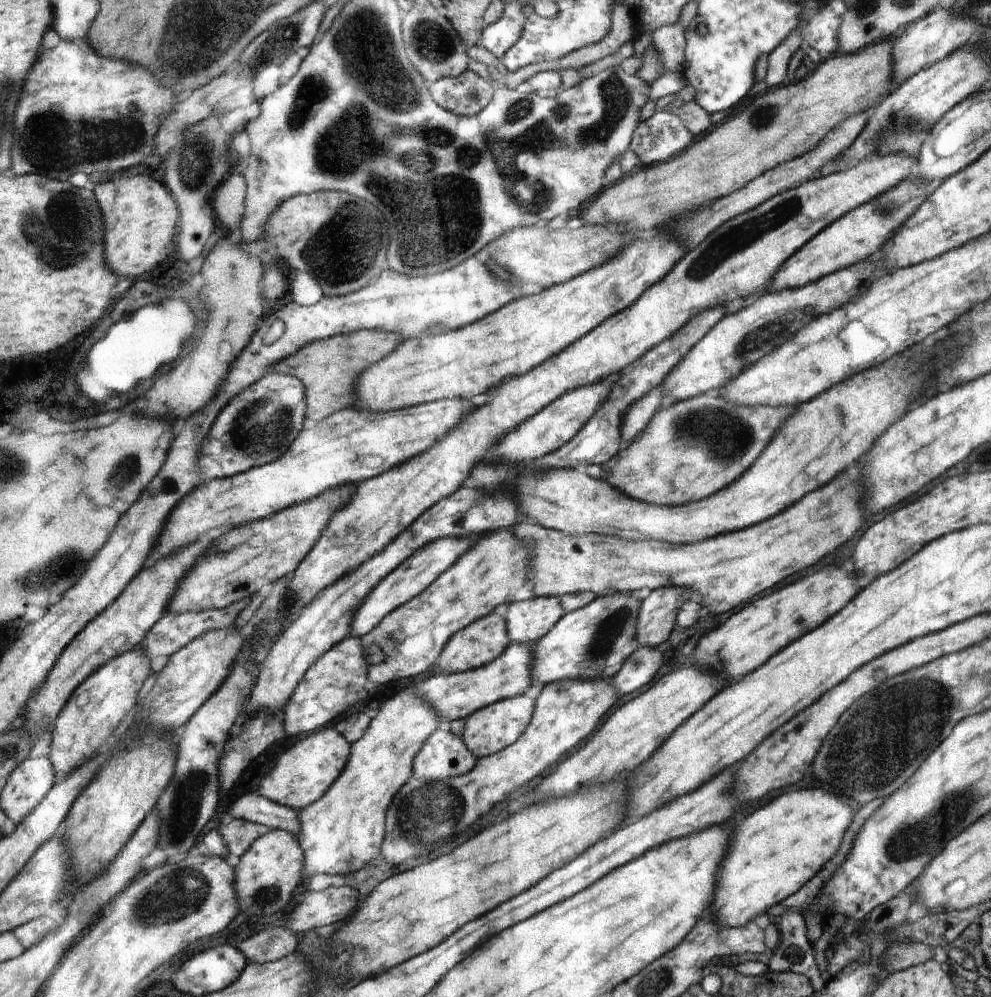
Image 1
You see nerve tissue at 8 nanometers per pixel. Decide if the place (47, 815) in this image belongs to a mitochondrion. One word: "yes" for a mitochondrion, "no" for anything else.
no

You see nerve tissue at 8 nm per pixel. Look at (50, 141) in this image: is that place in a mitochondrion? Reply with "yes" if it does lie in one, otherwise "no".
yes

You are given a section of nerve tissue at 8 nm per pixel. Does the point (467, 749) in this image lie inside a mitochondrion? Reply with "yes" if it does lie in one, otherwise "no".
no

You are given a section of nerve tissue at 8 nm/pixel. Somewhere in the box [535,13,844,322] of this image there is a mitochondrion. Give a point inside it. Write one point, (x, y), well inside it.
(743, 234)

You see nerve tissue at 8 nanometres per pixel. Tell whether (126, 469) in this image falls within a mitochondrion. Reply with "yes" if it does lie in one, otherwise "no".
yes

